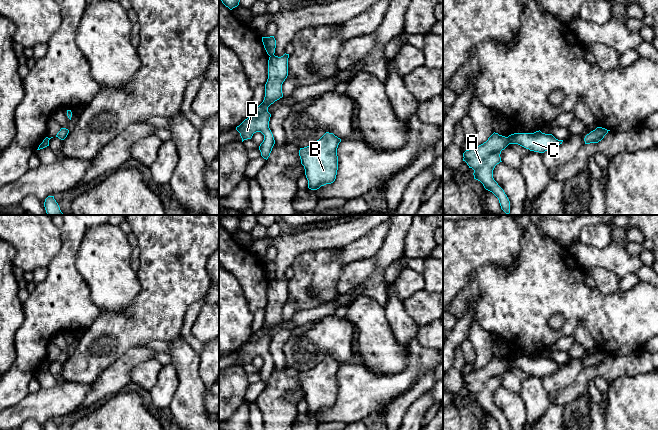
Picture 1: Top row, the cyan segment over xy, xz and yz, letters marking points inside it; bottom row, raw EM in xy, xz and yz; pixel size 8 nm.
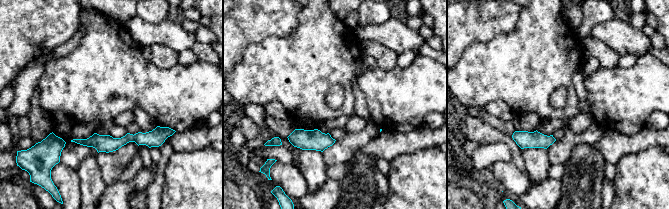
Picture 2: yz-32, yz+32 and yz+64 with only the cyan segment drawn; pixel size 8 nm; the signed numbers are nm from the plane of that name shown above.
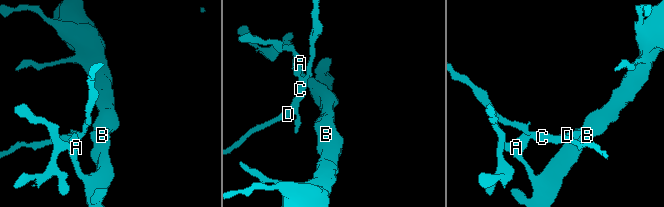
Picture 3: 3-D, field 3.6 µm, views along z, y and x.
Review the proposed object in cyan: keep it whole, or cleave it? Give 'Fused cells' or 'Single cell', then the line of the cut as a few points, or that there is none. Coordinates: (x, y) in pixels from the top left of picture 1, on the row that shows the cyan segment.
Fused cells. Split along yz (507, 137), (509, 143)

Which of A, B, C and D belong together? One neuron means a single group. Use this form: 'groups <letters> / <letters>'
groups A B / C D

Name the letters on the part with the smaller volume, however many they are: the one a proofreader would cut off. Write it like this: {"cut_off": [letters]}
{"cut_off": ["C", "D"]}

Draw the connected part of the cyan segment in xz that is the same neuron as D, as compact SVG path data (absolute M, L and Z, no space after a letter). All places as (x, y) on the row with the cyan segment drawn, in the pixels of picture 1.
M286 53L281 57L275 55L269 57L264 100L258 107L253 109L252 114L247 119L236 127L242 142L251 139L256 132L261 132L264 135L259 150L261 156L266 160L275 144L273 134L269 128L271 114L268 112L268 107L283 97L282 84L288 76L288 58L289 54Z

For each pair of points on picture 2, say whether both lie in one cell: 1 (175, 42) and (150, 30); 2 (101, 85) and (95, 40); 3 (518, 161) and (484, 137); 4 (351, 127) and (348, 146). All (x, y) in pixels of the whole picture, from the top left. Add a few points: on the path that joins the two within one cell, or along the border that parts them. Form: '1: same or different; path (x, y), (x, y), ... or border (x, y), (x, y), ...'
1: same; path (169, 36), (166, 33), (156, 33)
2: same; path (101, 74), (101, 51)
3: same; path (516, 150), (506, 139), (495, 137)
4: different; border (367, 123), (360, 131), (345, 131)

